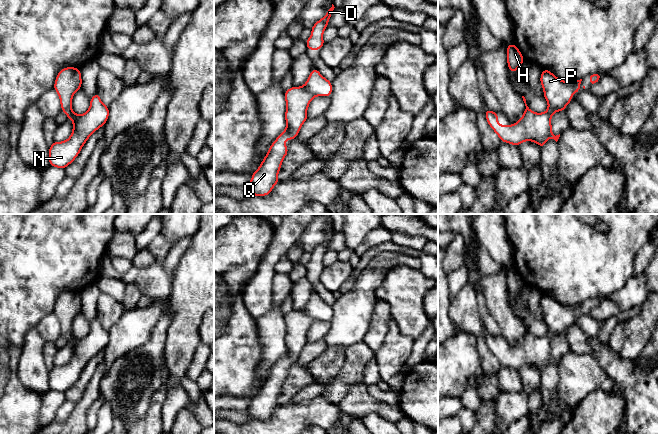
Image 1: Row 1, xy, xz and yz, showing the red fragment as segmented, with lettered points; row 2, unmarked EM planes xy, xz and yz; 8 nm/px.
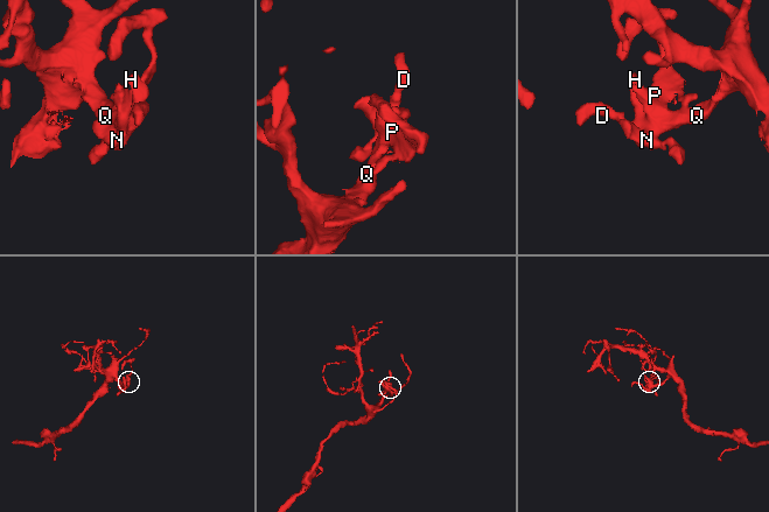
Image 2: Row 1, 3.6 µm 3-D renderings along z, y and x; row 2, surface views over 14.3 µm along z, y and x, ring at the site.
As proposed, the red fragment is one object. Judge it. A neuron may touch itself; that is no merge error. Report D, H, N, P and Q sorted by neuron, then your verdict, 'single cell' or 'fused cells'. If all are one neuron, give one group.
D H N P Q | single cell

